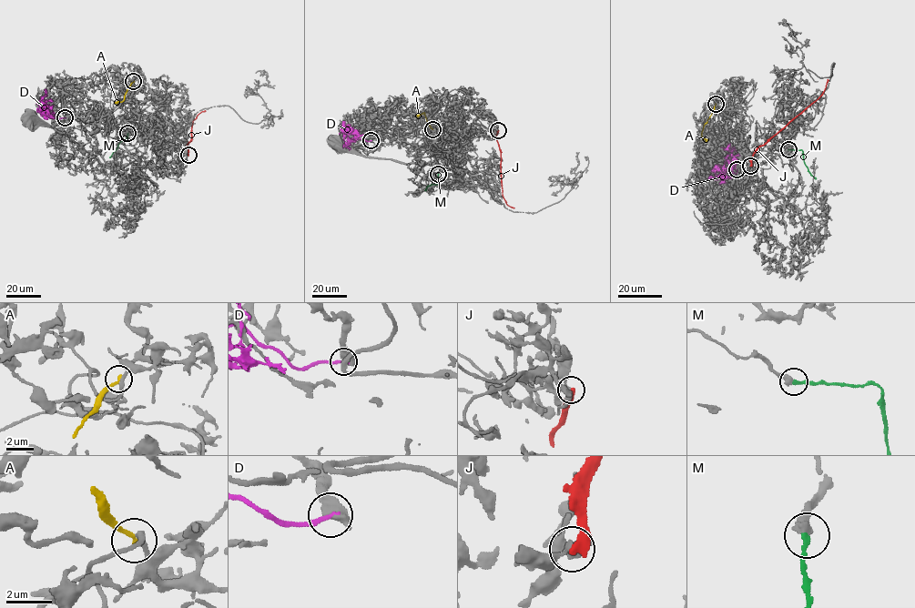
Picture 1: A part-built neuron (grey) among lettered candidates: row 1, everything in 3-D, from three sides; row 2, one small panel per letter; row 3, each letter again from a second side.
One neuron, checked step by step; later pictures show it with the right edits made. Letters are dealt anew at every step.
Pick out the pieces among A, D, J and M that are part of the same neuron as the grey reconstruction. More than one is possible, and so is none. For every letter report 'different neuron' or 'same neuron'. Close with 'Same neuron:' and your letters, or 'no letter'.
A: different neuron
D: different neuron
J: different neuron
M: same neuron
Same neuron: M

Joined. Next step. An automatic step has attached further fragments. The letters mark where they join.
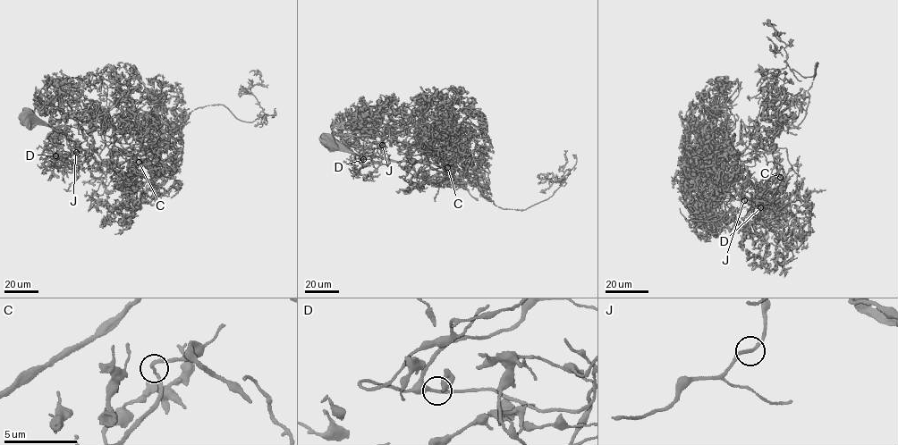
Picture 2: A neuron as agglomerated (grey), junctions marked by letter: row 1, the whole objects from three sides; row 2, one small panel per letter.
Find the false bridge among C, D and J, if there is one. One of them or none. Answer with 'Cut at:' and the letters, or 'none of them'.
Cut at: none of them

